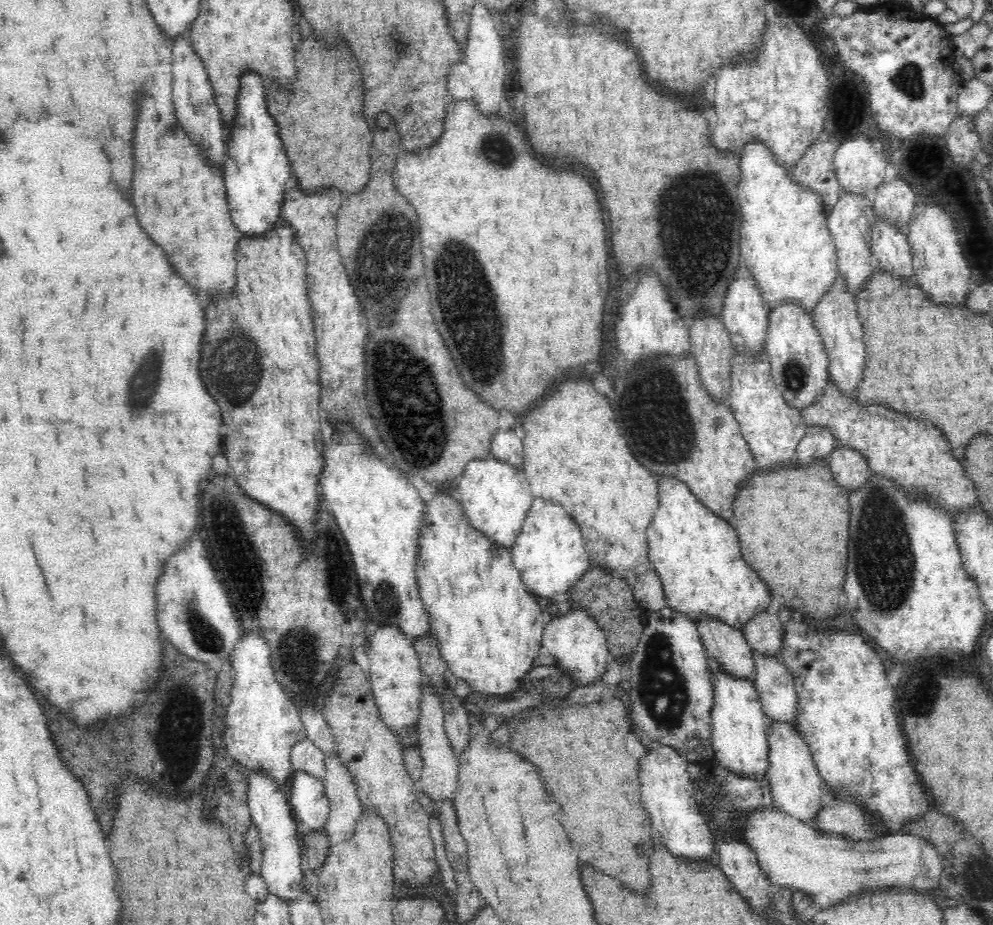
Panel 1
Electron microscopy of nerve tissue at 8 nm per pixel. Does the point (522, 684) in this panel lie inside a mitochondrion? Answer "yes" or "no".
no

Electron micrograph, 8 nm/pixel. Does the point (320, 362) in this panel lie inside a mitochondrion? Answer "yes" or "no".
no

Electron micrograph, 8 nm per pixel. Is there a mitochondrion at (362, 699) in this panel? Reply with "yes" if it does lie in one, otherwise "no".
no

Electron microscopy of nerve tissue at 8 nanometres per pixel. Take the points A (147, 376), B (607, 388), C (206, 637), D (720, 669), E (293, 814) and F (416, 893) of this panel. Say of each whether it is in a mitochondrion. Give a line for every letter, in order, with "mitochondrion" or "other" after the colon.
A: mitochondrion
B: other
C: mitochondrion
D: other
E: other
F: other

